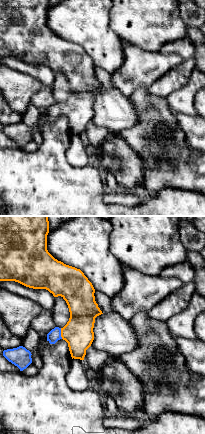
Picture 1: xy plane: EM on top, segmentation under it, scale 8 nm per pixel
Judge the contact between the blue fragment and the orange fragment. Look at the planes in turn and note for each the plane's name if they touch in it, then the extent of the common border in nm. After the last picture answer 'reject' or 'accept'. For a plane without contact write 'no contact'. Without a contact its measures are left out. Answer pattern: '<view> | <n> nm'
xy | 90 nm

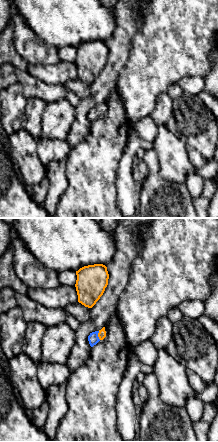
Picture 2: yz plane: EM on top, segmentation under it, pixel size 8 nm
yz | 70 nm

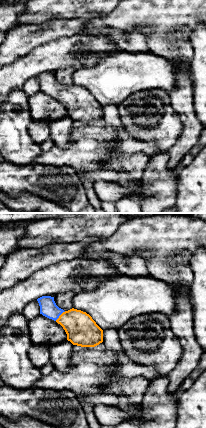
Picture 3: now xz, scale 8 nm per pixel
xz | 120 nm

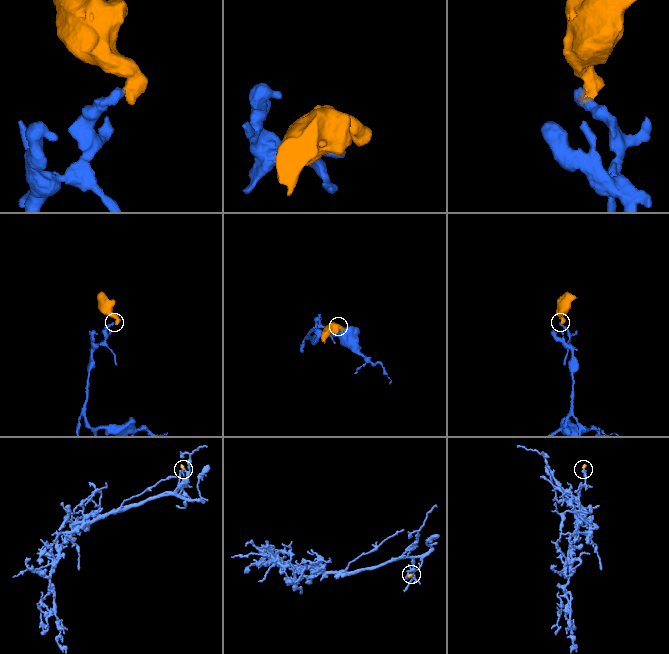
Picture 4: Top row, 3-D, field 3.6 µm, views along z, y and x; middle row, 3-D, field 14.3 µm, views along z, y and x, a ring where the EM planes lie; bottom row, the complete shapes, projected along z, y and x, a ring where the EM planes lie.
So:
accept

